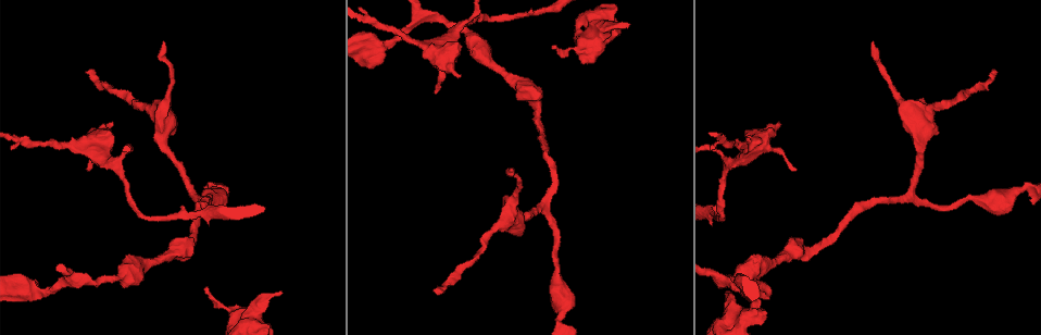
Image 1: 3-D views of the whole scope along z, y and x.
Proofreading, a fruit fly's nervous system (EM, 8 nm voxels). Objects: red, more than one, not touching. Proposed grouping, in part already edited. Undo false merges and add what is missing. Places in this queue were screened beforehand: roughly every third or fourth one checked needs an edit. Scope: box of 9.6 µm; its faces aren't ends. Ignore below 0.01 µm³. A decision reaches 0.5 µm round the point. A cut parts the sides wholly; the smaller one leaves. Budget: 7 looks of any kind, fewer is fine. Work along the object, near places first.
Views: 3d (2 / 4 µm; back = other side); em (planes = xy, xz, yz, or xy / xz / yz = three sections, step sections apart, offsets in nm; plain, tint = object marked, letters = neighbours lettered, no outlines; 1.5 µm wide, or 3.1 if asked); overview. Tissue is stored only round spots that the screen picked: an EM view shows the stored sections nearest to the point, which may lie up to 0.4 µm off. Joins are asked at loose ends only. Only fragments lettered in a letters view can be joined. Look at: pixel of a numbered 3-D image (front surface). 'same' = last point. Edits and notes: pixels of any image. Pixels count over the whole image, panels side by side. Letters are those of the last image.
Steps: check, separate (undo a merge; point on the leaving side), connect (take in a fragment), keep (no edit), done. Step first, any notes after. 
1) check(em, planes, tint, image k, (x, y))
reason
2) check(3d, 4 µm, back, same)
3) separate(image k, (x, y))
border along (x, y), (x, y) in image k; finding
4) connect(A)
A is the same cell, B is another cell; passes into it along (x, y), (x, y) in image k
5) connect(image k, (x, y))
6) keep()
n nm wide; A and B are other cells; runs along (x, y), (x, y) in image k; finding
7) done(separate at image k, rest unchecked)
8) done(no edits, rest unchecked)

check(em, yz, step 8, tint, image 1, (996, 72))
free end

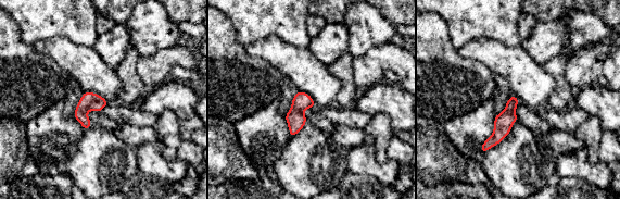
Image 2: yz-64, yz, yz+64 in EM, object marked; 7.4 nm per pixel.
check(em, planes, letters, same)
cut it another way

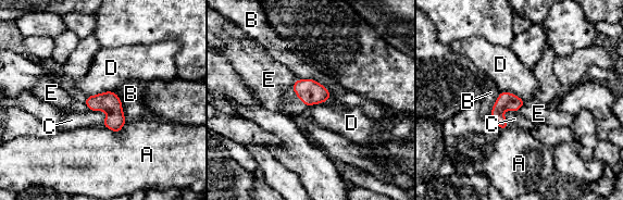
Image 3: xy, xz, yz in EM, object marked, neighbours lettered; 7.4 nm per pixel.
keep()
140 nm wide; A, B, C, D and E are other cells; border along (113, 90), (88, 96) in image 3; no lettered fragment goes on from it

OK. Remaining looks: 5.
check(3d, 2 µm, image 1, (512, 170))
tapers out

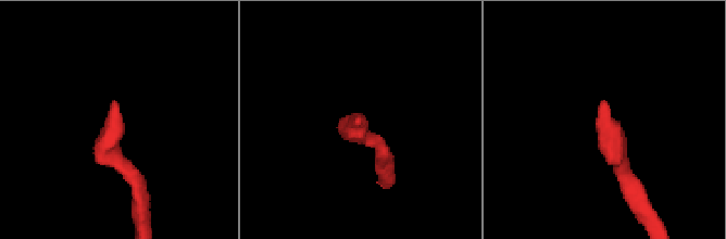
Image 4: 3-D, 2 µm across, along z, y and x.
check(em, planes, letters, image 4, (602, 103))

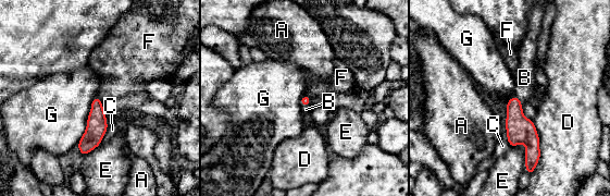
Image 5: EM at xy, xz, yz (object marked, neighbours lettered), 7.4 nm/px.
connect(B)
G touches over 400 nm; B is the same cell, A, C, D, E, F and G are other cells; the neuron continues

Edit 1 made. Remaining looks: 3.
check(overview)

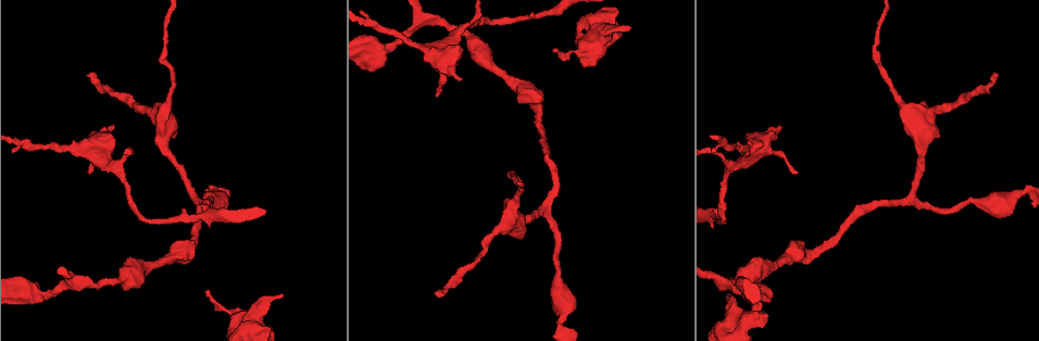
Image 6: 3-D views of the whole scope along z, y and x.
check(em, planes, tint, image 6, (729, 294))
free end

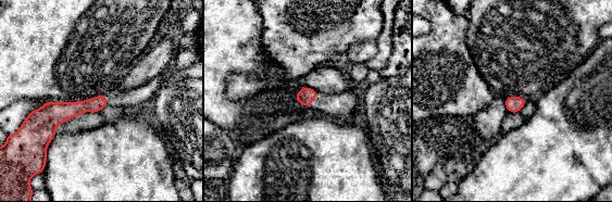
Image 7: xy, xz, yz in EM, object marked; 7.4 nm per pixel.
check(em, planes, letters, same)
what lies round it

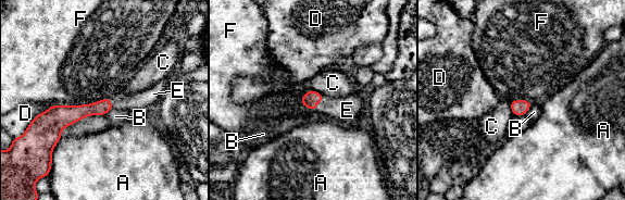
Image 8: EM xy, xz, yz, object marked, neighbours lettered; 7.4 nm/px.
connect(E)
E is the same cell, A, B, C, D and F are other cells; passes into it along (310, 100), (319, 102), (347, 110) in image 8; the neuron continues

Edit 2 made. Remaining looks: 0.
done(connect at image 5, connect at image 8, rest unchecked)

